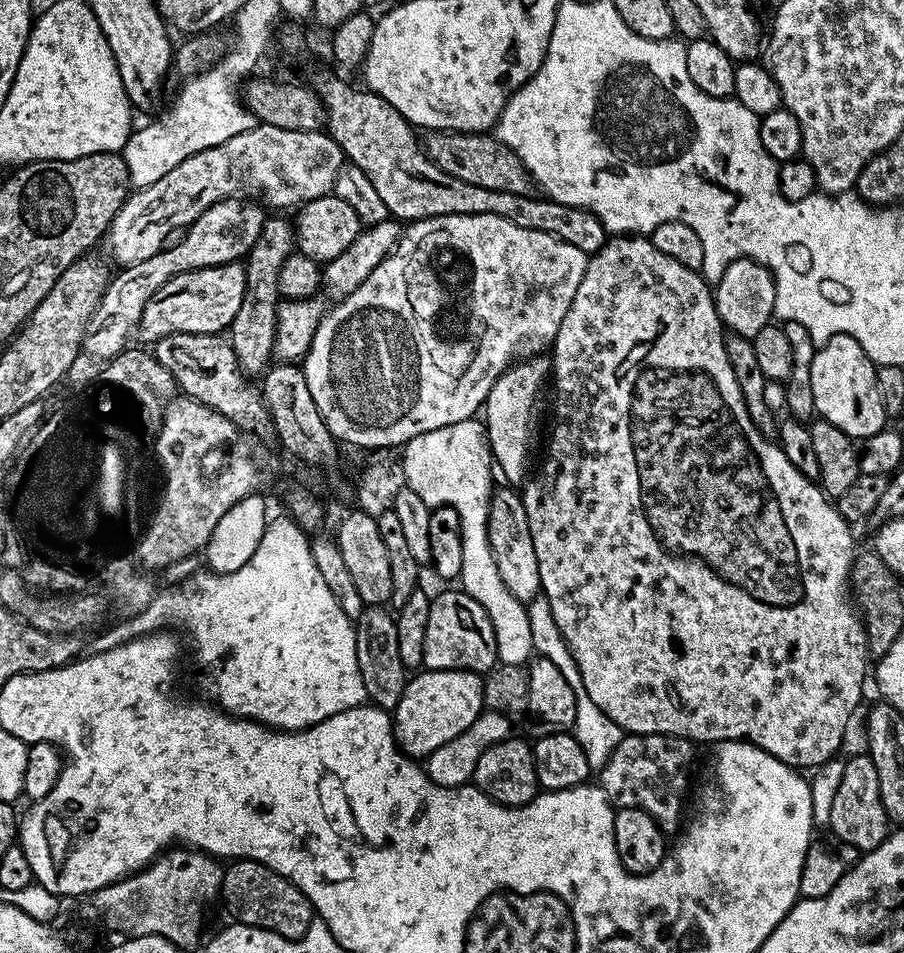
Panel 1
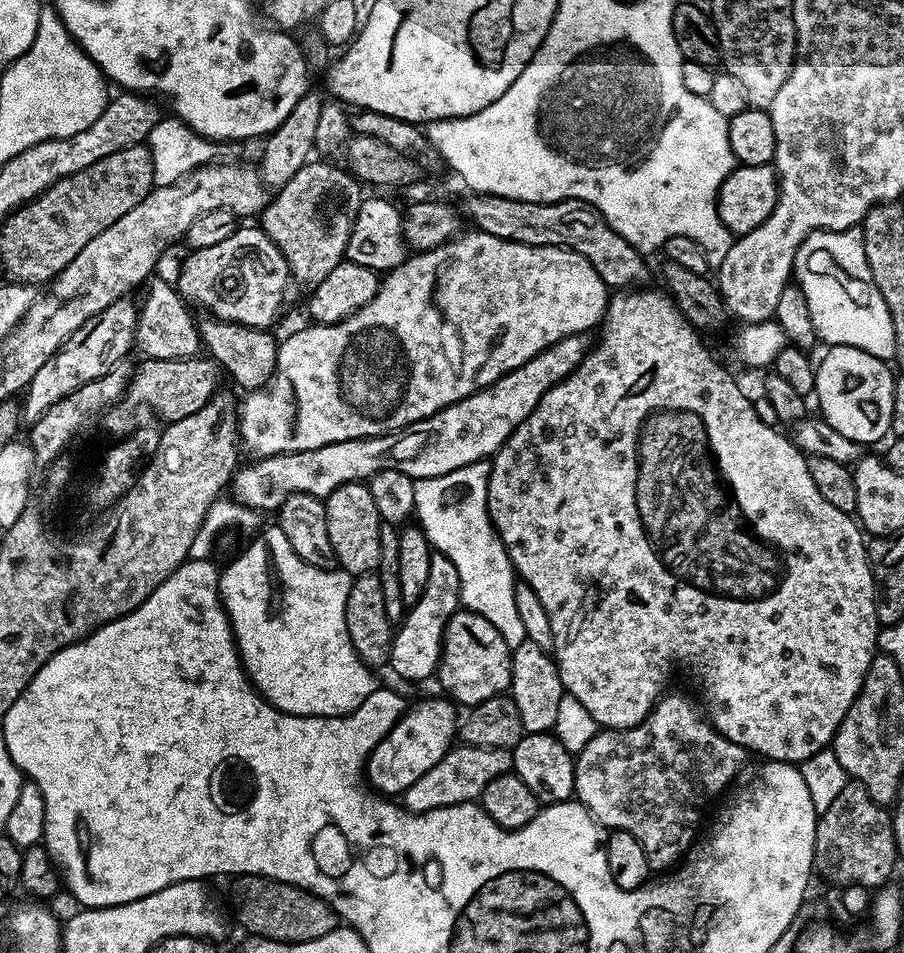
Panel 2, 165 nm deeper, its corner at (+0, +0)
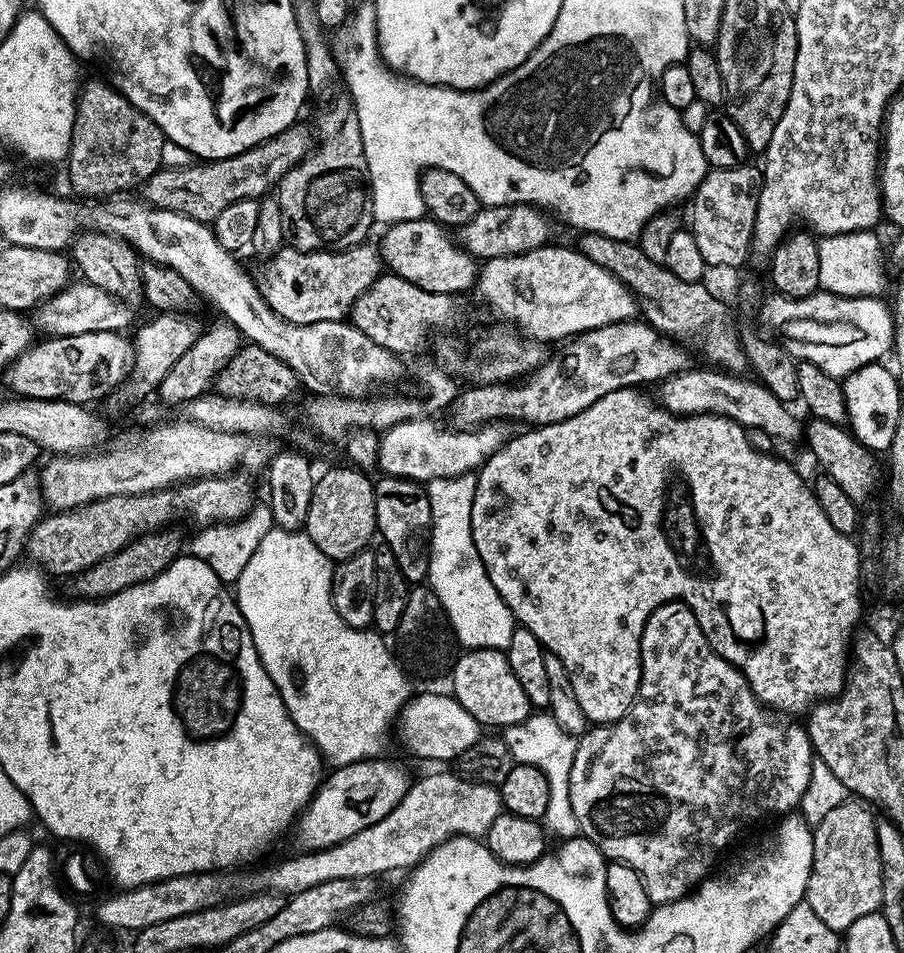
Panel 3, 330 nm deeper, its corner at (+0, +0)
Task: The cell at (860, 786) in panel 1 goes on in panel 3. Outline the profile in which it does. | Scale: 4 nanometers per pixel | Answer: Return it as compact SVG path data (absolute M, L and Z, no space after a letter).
M849 798L842 802L842 806L834 806L834 810L830 810L830 814L826 814L826 818L815 825L812 834L814 858L806 899L819 918L839 934L844 934L858 918L871 912L879 912L882 908L882 862L878 858L877 819L873 805L867 800Z

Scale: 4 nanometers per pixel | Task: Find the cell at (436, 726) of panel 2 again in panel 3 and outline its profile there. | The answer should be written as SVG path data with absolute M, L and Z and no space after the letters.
M385 758L359 760L353 764L342 764L331 769L332 773L323 777L322 783L312 796L308 807L300 813L295 825L296 840L304 852L320 852L336 844L354 838L362 830L382 822L410 787L408 772L400 764Z

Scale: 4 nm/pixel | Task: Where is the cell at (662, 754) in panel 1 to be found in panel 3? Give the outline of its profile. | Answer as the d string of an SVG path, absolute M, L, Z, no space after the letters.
M672 600L669 604L663 604L654 609L650 614L650 618L644 623L642 630L642 638L640 639L640 689L636 692L636 701L628 707L628 713L620 720L615 720L612 724L601 724L599 726L589 727L583 736L579 737L577 753L574 754L573 766L570 769L570 803L574 806L574 818L578 818L578 826L582 833L583 839L589 840L595 844L609 861L625 864L630 866L638 874L638 878L642 878L642 886L646 886L646 894L650 898L653 906L661 904L669 904L675 900L682 899L683 896L689 895L692 889L697 888L703 880L708 879L710 873L717 867L716 859L724 852L724 847L739 834L743 828L751 826L755 820L764 820L767 816L779 817L781 814L788 814L799 805L802 794L806 794L806 782L810 780L810 766L814 759L812 743L808 737L807 731L803 727L800 728L796 724L791 724L791 719L781 718L777 713L767 709L761 704L760 699L752 692L752 687L746 682L746 678L737 668L730 662L726 662L719 654L710 646L710 642L706 638L706 634L702 634L702 626L698 626L698 618L693 612L687 608L680 600Z

